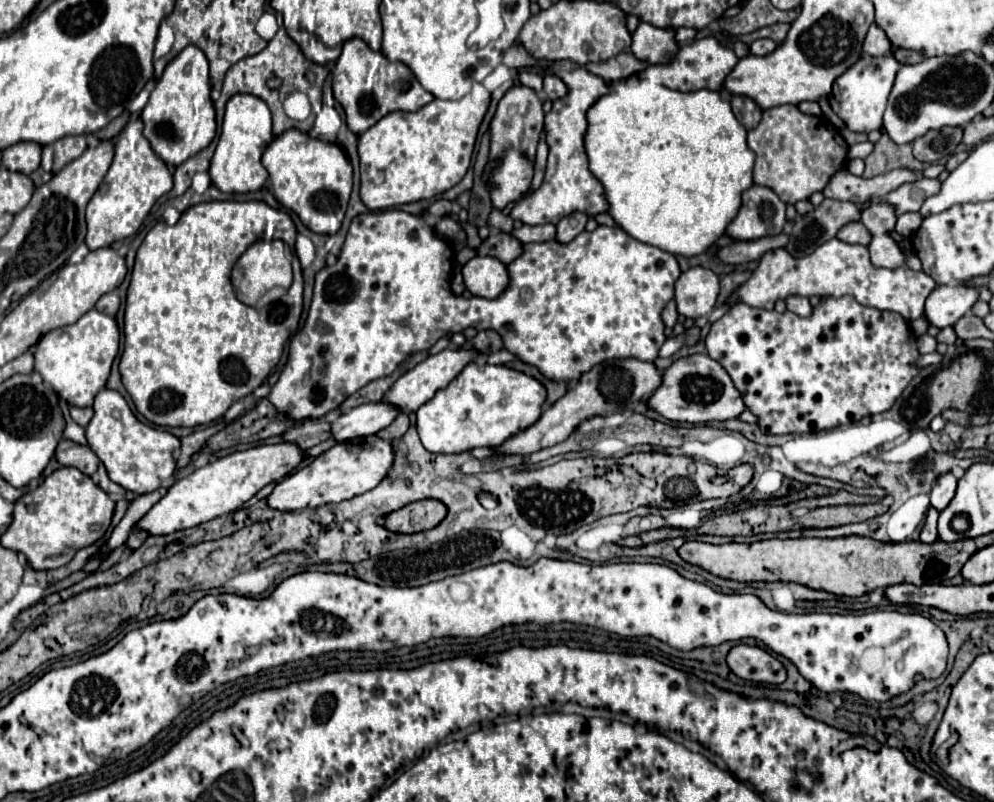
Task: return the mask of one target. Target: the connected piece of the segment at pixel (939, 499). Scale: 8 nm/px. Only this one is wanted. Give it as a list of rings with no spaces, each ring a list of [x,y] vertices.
[[[945,473],[935,481],[931,489],[931,505],[937,511],[943,511],[949,505],[951,497],[955,495],[955,485],[957,485],[957,479],[951,473]]]

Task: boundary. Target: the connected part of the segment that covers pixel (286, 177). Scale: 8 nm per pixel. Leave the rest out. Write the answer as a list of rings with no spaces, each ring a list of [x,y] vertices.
[[[289,129],[269,143],[261,163],[273,183],[275,199],[283,207],[295,211],[309,231],[325,235],[335,235],[339,231],[349,203],[353,169],[335,143],[319,141],[307,133]]]

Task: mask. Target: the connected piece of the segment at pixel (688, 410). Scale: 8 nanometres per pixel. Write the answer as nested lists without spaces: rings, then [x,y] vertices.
[[[695,353],[673,361],[671,367],[661,373],[661,385],[647,399],[647,405],[661,417],[681,423],[727,421],[745,411],[739,393],[735,393],[731,377],[727,377],[727,371],[717,361],[707,357],[707,353]]]

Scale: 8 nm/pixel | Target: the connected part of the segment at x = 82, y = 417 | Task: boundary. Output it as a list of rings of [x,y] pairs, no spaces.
[[[71,407],[69,411],[71,411],[71,419],[73,419],[77,425],[81,425],[81,427],[85,427],[85,425],[91,421],[91,417],[93,417],[93,409],[91,409],[91,407],[85,407],[85,409],[81,409],[81,407]]]

